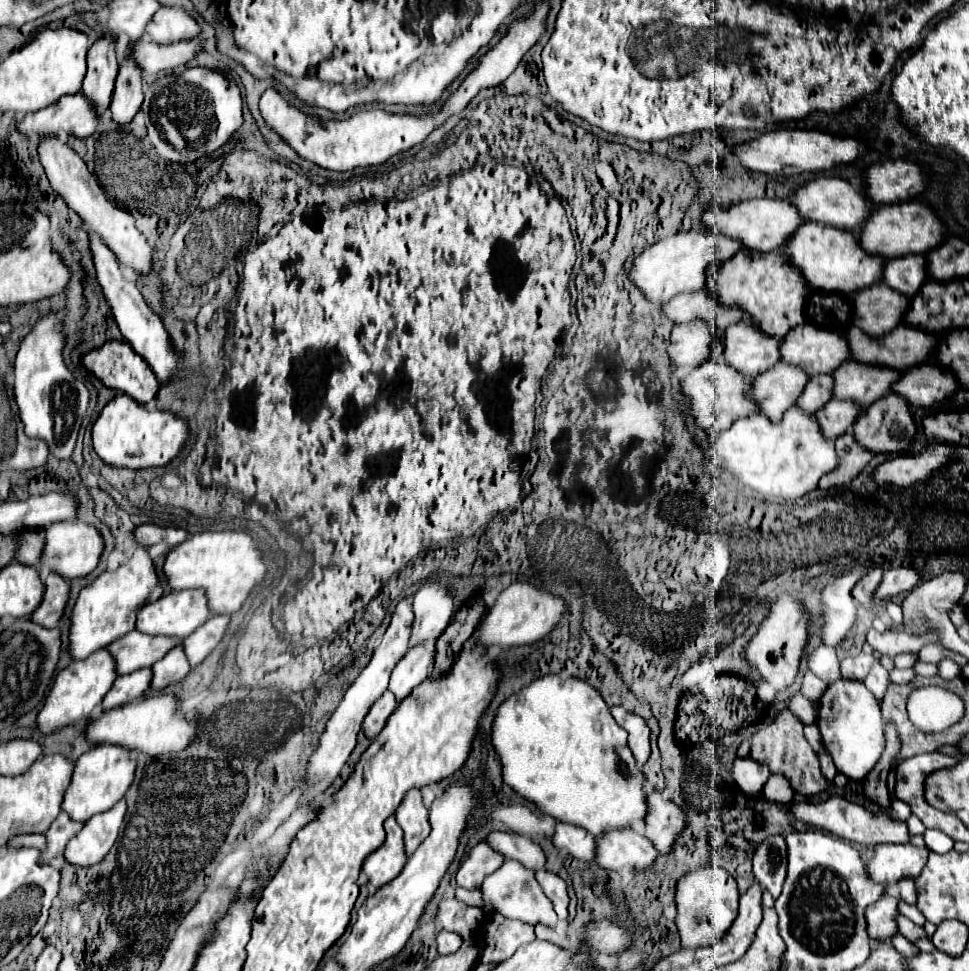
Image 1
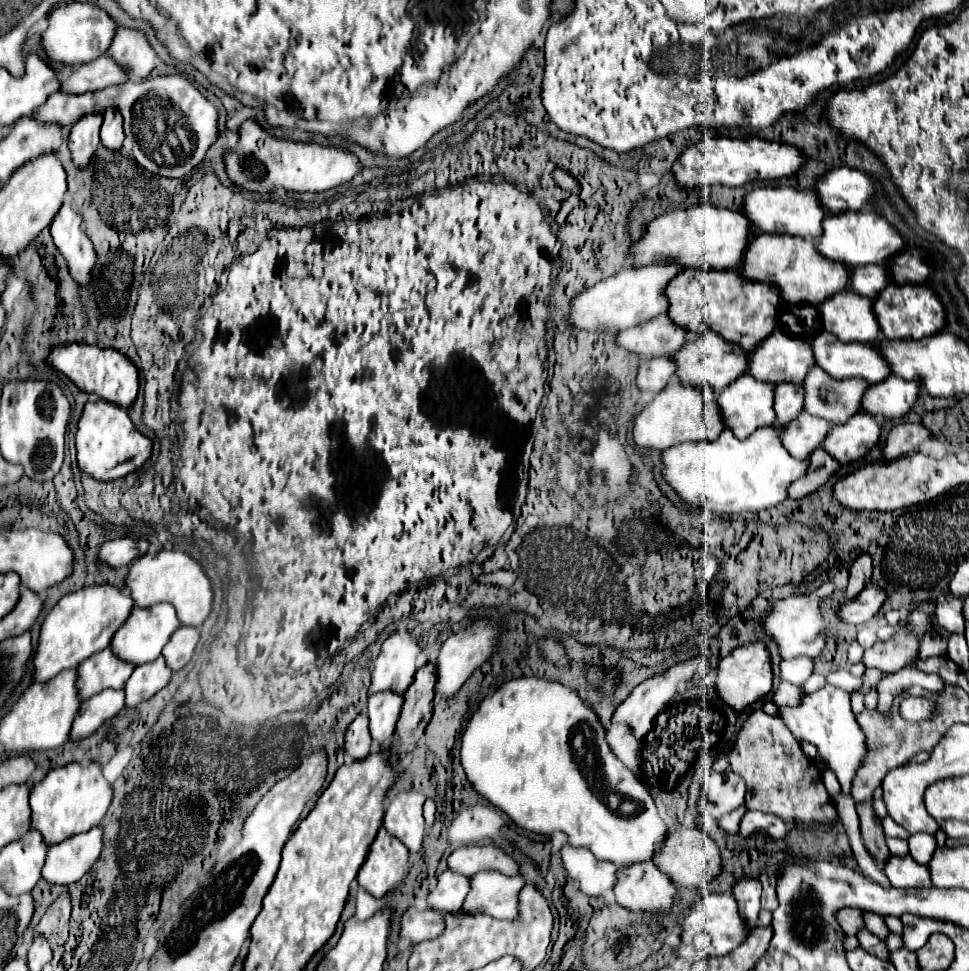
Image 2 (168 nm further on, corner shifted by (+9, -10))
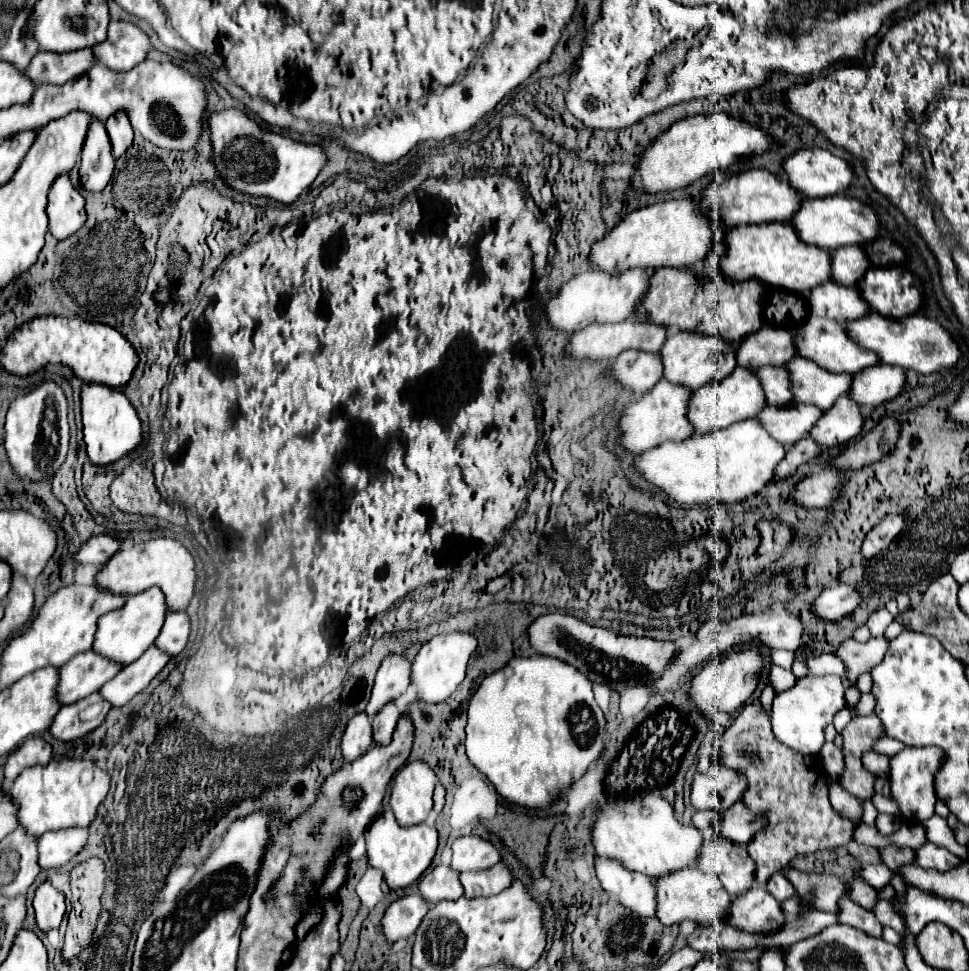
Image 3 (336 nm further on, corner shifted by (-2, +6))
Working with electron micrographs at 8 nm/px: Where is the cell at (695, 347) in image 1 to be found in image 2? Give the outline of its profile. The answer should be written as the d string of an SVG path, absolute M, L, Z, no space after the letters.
M648 358L640 364L636 384L640 390L660 392L676 376L676 362L672 358Z

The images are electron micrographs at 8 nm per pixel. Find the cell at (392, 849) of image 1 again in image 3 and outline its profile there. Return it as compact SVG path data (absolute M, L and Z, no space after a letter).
M385 810L365 830L365 842L367 842L369 864L383 872L389 888L407 888L431 864L435 850L437 850L437 844L439 844L439 834L437 834L435 826L427 826L425 822L415 824L415 826L407 826L407 828L399 826L393 812Z

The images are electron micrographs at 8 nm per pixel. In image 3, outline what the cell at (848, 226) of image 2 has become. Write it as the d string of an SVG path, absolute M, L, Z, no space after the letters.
M823 196L823 198L803 198L801 200L801 206L799 210L793 214L791 218L791 224L795 228L795 234L799 236L801 242L805 244L813 244L813 246L819 246L819 248L825 248L825 250L831 250L831 246L835 248L835 244L839 246L849 246L849 244L865 244L867 240L873 240L879 232L879 220L877 220L877 214L875 210L867 208L863 202L855 200L855 198L849 198L849 196Z

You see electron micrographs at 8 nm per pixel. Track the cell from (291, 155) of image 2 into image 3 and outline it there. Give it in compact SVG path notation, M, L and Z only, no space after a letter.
M237 108L213 112L207 118L207 124L213 148L211 160L217 168L219 178L229 188L247 196L271 198L283 204L291 204L303 190L309 188L309 184L317 178L327 162L319 146L307 146L291 140L289 136L265 132Z

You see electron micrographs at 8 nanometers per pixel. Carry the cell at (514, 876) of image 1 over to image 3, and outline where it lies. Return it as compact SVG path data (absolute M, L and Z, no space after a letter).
M495 864L489 870L483 872L463 872L459 874L459 882L463 886L465 898L477 898L477 896L495 896L511 886L513 876L507 866Z

